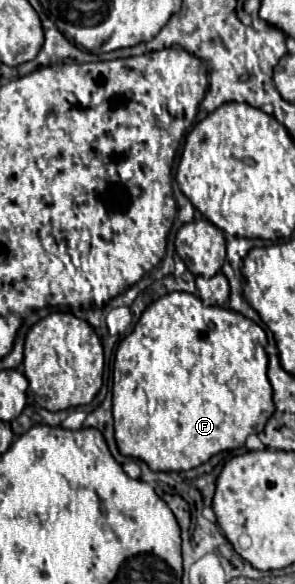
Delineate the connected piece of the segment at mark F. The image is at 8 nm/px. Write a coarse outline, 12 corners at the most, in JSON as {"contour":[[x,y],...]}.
{"contour":[[171,292],[117,348],[123,456],[181,472],[271,418],[265,330]]}

